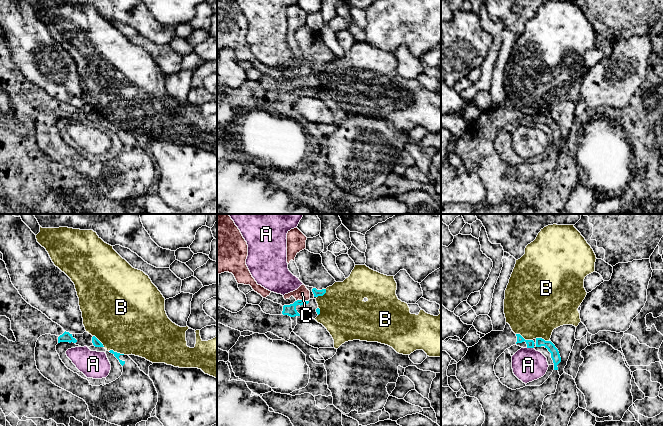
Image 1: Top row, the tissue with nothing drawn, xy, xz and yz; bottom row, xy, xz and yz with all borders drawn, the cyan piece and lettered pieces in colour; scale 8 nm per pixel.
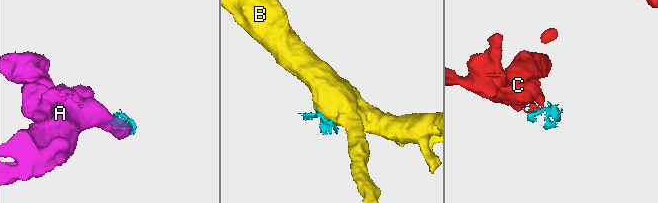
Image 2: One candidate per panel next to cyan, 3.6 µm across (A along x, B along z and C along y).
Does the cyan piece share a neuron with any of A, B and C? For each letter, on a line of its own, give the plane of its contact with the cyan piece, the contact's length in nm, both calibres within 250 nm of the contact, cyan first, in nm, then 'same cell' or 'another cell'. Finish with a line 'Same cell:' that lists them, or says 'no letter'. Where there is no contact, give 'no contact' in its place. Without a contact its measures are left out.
A: meets cyan in yz; contact 60 nm long; 60 nm thick on the cyan side, 260 nm on the other; another cell
B: meets cyan in yz; contact 150 nm long; 60 nm thick on the cyan side, 460 nm on the other; another cell
C: meets cyan in xz; contact 70 nm long; 90 nm thick on the cyan side, 110 nm on the other; another cell
Same cell: no letter

